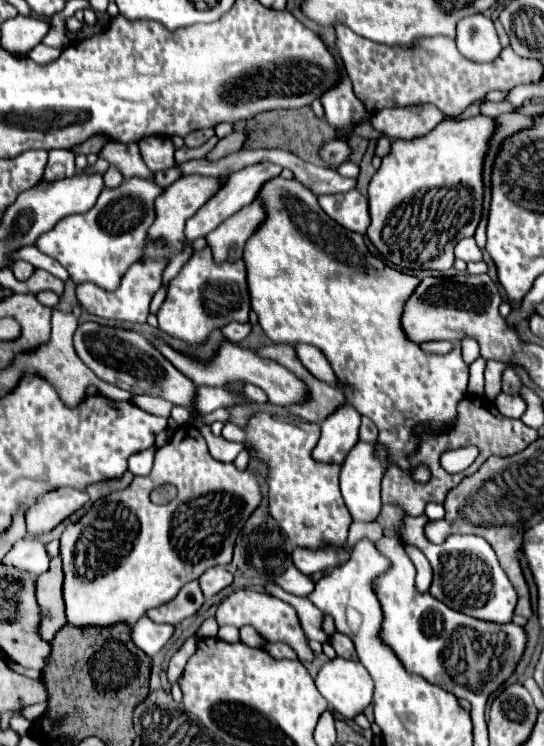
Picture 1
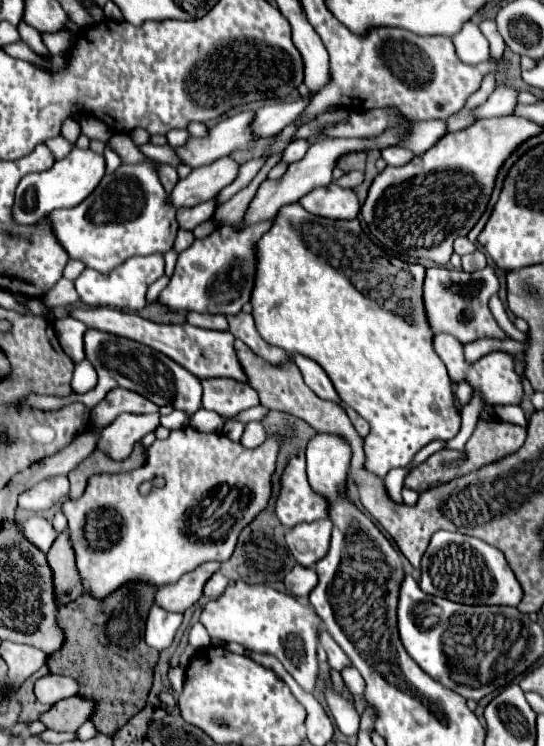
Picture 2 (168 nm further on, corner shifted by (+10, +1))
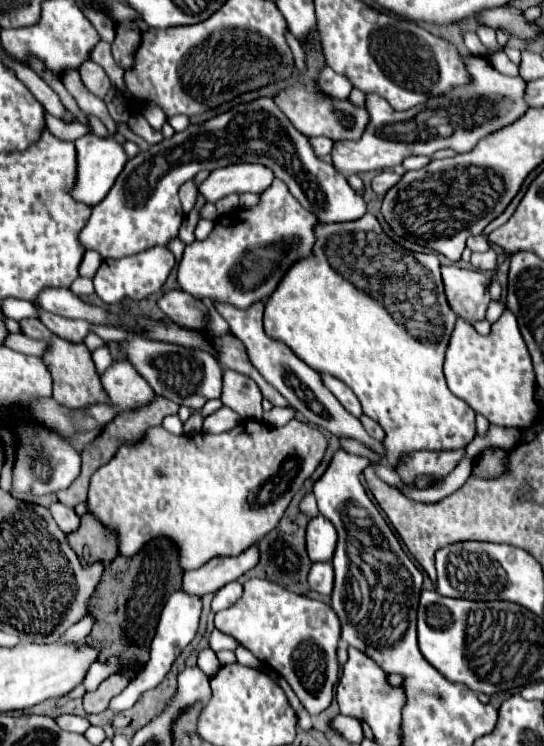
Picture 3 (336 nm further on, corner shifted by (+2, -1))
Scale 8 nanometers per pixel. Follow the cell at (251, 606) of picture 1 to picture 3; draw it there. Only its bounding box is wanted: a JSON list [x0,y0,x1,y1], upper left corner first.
[214,579,340,717]

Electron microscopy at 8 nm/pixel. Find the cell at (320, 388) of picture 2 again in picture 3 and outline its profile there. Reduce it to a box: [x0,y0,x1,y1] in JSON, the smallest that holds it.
[322,375,362,417]

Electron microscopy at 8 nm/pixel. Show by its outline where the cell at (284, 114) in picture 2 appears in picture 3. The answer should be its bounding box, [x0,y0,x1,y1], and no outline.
[320,67,352,99]

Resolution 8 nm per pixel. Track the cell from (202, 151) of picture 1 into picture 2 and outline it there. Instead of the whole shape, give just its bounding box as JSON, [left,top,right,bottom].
[140,143,182,167]

